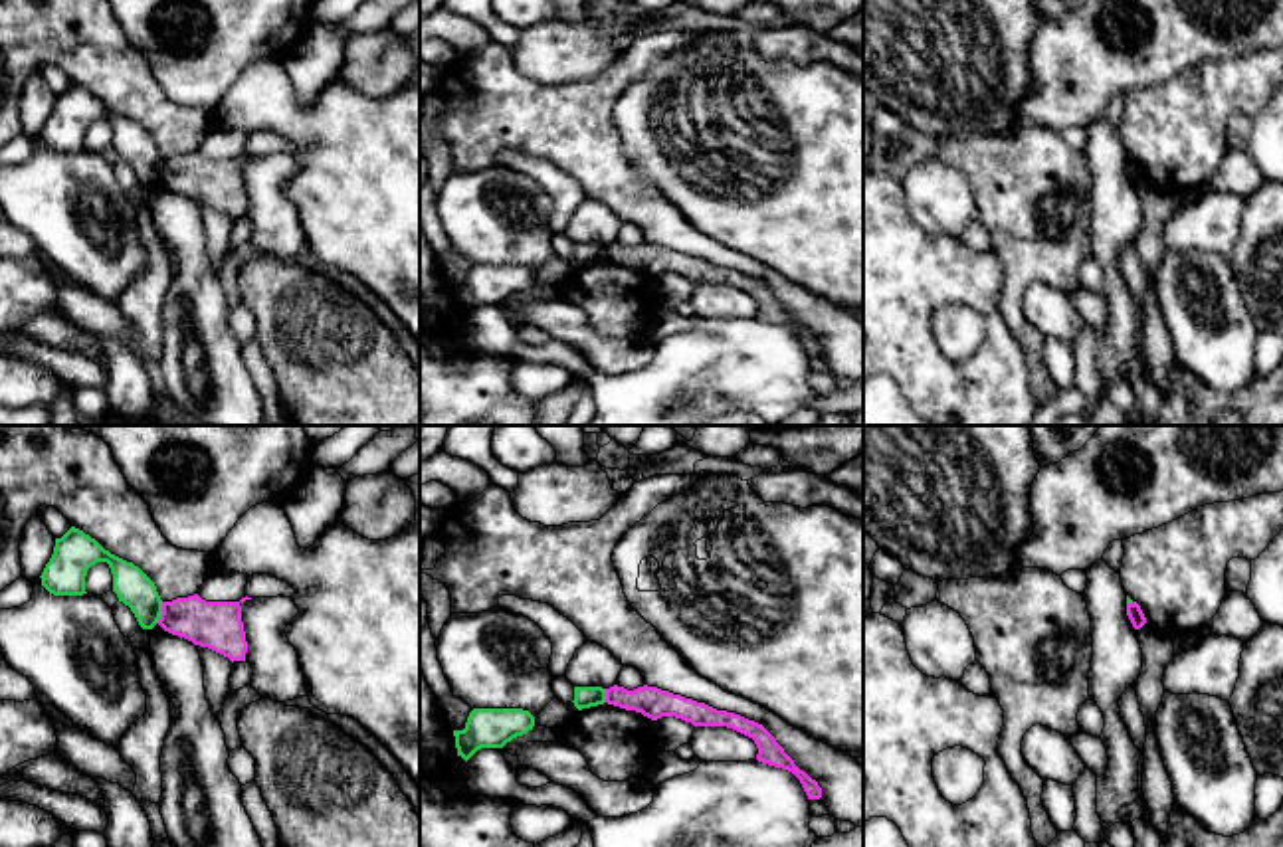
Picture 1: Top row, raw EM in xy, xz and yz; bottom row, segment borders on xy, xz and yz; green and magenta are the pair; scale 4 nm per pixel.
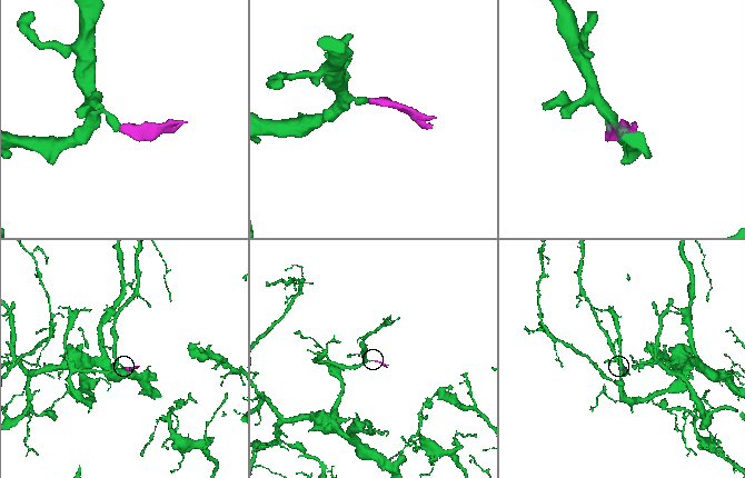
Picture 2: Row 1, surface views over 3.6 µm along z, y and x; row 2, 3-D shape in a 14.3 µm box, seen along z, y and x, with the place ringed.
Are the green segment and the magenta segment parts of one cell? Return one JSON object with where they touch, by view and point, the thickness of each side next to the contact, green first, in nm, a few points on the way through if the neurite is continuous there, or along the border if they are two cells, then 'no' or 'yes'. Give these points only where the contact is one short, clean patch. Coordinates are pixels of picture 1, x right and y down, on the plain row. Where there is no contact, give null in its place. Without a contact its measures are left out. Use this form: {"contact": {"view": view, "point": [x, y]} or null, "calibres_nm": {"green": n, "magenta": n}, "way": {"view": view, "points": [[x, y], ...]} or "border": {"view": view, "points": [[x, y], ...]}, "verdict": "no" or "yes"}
{"contact": {"view": "xy", "point": [161, 169]}, "calibres_nm": {"green": 150, "magenta": 200}, "border": {"view": "xy", "points": [[163, 159], [157, 179]]}, "verdict": "no"}

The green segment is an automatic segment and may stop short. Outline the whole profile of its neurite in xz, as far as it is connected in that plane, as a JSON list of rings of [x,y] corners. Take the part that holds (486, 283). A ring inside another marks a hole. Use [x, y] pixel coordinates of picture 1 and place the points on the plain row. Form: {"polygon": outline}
{"polygon": [[[473,265],[463,287],[453,287],[457,313],[465,319],[481,305],[503,305],[535,283],[535,273],[523,265]]]}

